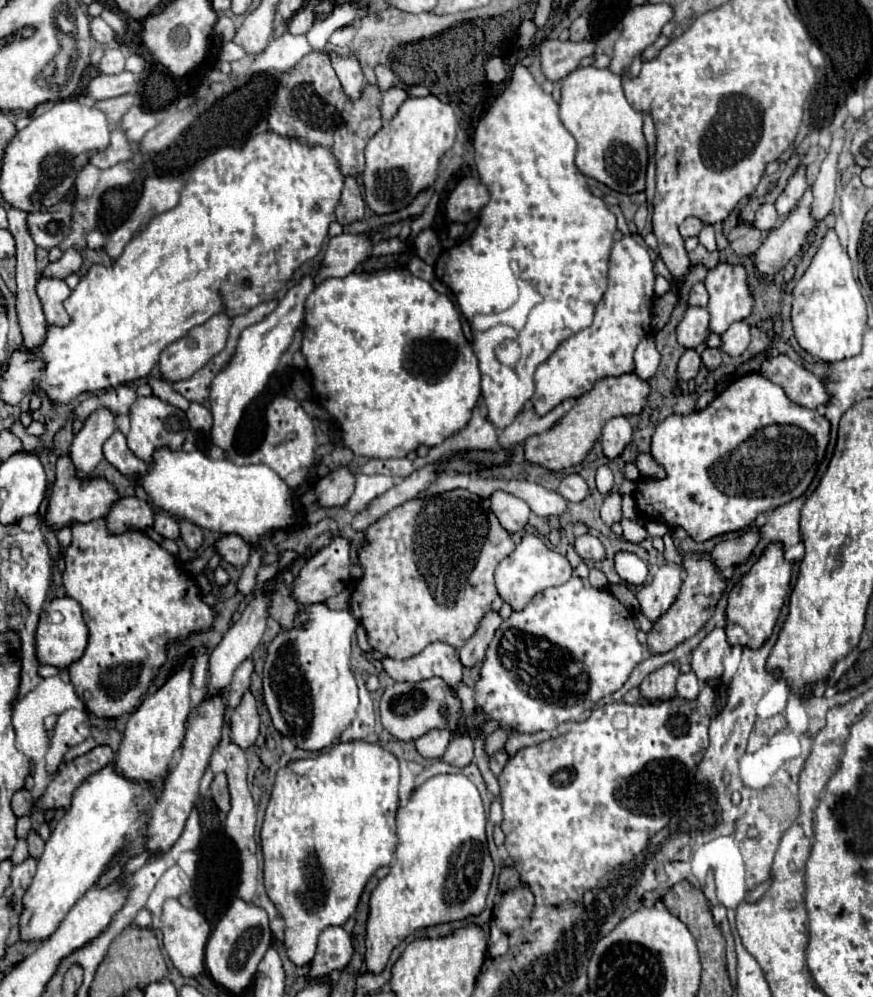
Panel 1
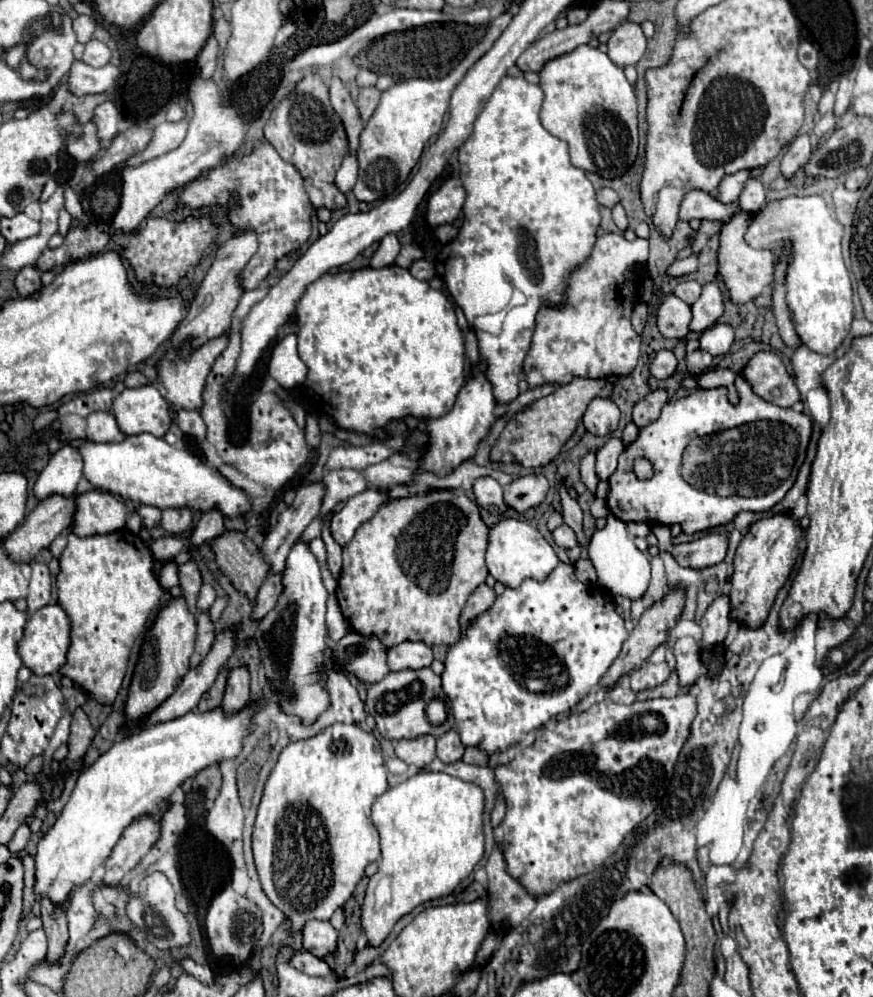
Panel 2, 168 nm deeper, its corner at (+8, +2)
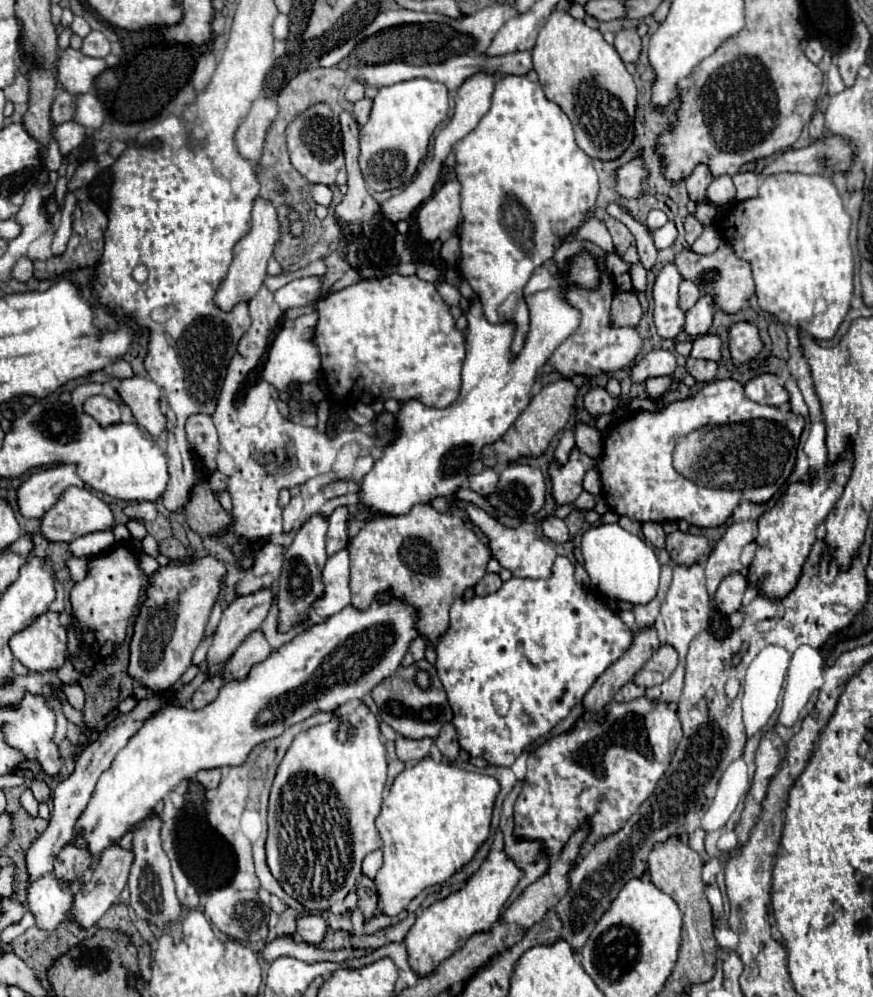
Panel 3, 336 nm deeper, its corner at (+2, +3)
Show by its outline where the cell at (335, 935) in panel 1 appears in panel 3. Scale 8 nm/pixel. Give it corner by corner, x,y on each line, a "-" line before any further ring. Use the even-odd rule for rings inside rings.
305,915
297,919
297,933
307,943
319,943
327,933
327,923
319,915

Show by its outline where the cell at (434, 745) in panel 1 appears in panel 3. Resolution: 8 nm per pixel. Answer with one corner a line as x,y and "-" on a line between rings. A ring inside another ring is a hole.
397,737
395,747
397,747
397,757
407,763
407,761
419,761
423,757
429,755
429,747
431,747
431,739
405,739
405,737

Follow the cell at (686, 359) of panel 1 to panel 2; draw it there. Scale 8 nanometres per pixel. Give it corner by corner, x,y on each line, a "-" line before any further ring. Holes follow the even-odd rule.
659,350
657,356
655,356
655,360
651,362
649,370
651,370
651,376
655,376
659,380
665,380
665,378
673,376
673,372
677,370
677,358
675,358
675,354
671,350

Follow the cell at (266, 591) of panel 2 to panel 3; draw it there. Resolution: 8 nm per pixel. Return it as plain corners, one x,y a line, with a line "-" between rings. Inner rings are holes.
261,589
255,595
237,597
221,617
213,643
207,651
207,675
219,675
223,663
233,655
235,647
253,631
259,629
271,607
271,589

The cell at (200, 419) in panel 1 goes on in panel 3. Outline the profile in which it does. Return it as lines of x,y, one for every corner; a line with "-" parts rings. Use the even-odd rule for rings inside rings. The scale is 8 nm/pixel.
191,415
185,423
185,431
187,431
191,449
205,461
207,469
215,469
219,439
217,439
217,429
215,429
211,417
209,415

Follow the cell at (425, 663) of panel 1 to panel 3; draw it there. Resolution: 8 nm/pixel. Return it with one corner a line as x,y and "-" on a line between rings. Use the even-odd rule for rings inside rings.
415,639
415,641
411,643
407,655
403,657
401,665
403,665
403,667
409,667
409,665
413,665
415,661
419,661
419,659
423,659
423,657
425,657
425,641
423,641
423,639

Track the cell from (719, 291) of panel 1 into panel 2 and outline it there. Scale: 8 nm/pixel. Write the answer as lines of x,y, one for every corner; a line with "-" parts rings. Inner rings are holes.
707,282
703,286
703,292
699,296
699,300
693,304
693,320
689,324
689,328
693,332
705,332
707,328
711,328
725,312
725,304
723,304
723,292
721,286
717,282

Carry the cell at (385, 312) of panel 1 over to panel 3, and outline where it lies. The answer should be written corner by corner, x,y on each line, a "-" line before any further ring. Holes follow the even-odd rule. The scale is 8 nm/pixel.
393,273
383,279
359,281
327,297
319,295
319,289
319,277
305,277
287,283
273,295
277,305
287,307
303,307
317,299
317,345
323,351
323,373
331,387
331,397
345,397
359,389
367,393
367,401
361,403
369,403
375,397
381,401
393,397
397,401
419,399
429,407
447,407
457,399
461,387
461,367
465,359
463,333
455,329
455,319
451,317
449,307
443,303
433,283
421,281
417,275
403,277

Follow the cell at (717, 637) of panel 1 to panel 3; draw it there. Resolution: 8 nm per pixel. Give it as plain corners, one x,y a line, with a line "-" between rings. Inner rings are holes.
741,573
727,575
719,583
719,589
715,593
715,605
719,607
719,611
725,615
731,615
733,611
737,611
741,607
741,599
743,599
745,589
747,589
745,575
741,575

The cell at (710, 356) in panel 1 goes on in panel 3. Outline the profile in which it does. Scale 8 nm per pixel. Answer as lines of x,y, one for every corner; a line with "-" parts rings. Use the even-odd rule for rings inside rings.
687,359
687,373
695,377
695,381
709,383
715,379
717,373
717,363
715,361
705,361
705,359

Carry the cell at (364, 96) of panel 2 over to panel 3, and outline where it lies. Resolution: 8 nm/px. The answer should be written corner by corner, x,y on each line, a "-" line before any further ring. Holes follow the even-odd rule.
361,99
361,101
357,101
353,105
353,117
355,117
355,121
357,121
359,127
363,127
367,123
369,113
371,113
371,101
369,99

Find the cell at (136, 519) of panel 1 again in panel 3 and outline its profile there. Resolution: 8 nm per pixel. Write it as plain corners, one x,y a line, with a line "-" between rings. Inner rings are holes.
69,487
61,499
41,517
41,535
47,541
67,541
71,543
77,537
83,537
87,533
95,531
105,531
113,523
113,513
109,505
99,499
91,489
79,489
79,487

